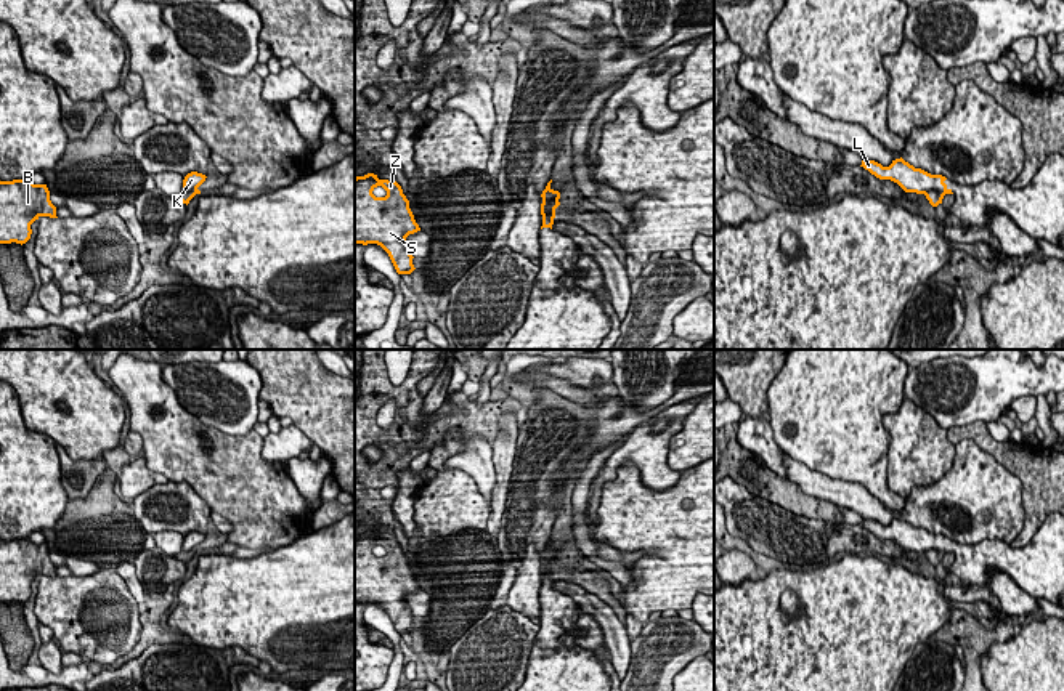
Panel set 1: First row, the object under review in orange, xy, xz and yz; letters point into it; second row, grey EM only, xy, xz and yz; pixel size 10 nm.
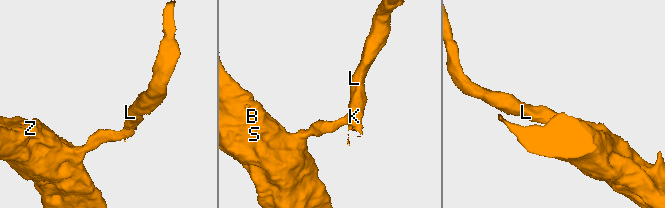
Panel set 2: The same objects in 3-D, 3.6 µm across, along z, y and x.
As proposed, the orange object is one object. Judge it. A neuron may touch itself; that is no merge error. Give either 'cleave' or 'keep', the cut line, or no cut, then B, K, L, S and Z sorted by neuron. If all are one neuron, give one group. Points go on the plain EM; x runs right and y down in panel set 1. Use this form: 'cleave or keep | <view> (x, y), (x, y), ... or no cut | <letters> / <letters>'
cleave | yz (944, 550), (933, 549), (925, 553) | B S Z / K L

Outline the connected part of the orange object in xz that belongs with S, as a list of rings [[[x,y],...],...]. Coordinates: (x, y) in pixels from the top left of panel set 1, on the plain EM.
[[[368,532],[355,537],[355,604],[377,603],[390,616],[398,633],[411,633],[409,593],[420,590],[409,560],[396,540]]]

